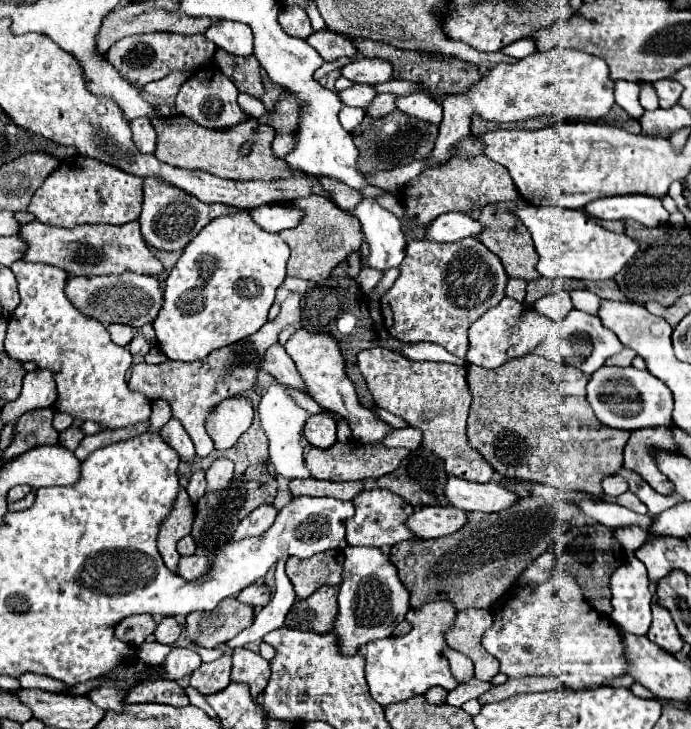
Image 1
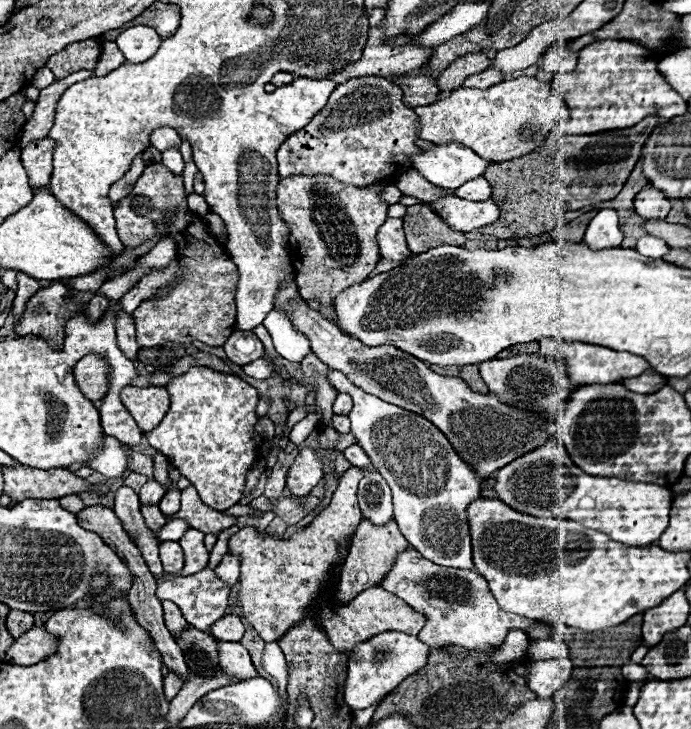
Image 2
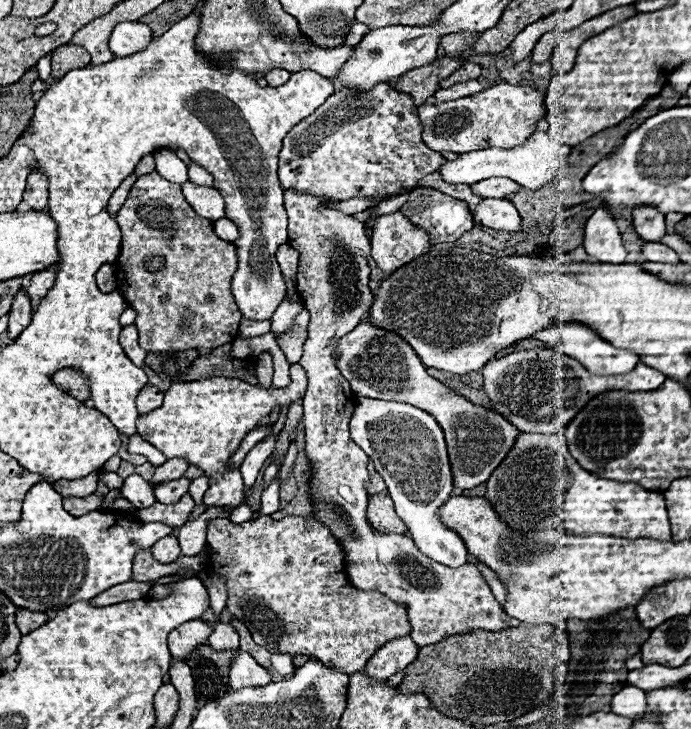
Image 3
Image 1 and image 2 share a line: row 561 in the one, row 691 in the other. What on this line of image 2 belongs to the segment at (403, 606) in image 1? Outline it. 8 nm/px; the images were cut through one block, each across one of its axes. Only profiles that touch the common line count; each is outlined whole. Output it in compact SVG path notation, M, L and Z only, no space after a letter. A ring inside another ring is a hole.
M384 632L368 642L360 644L360 650L354 650L348 660L348 678L344 688L344 700L352 710L364 710L390 694L408 674L420 670L428 658L428 646L418 640L418 636L410 636L404 632Z

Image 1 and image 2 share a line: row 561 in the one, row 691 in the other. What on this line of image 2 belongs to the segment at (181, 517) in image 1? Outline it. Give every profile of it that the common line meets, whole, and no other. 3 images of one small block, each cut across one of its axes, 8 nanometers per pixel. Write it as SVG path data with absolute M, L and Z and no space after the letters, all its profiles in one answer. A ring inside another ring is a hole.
M172 672L164 678L164 696L166 696L168 702L178 694L178 690L182 688L182 684L184 682L180 682L180 678L176 678L176 674L172 674Z

